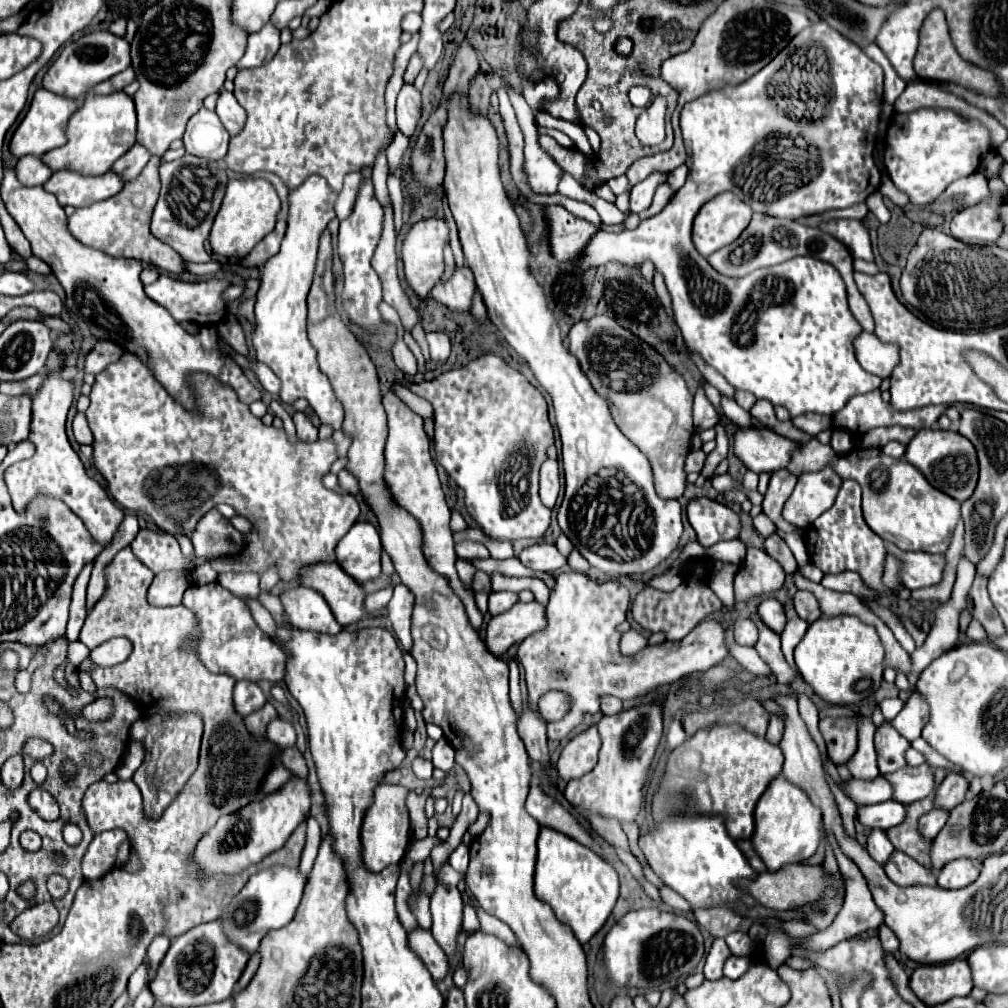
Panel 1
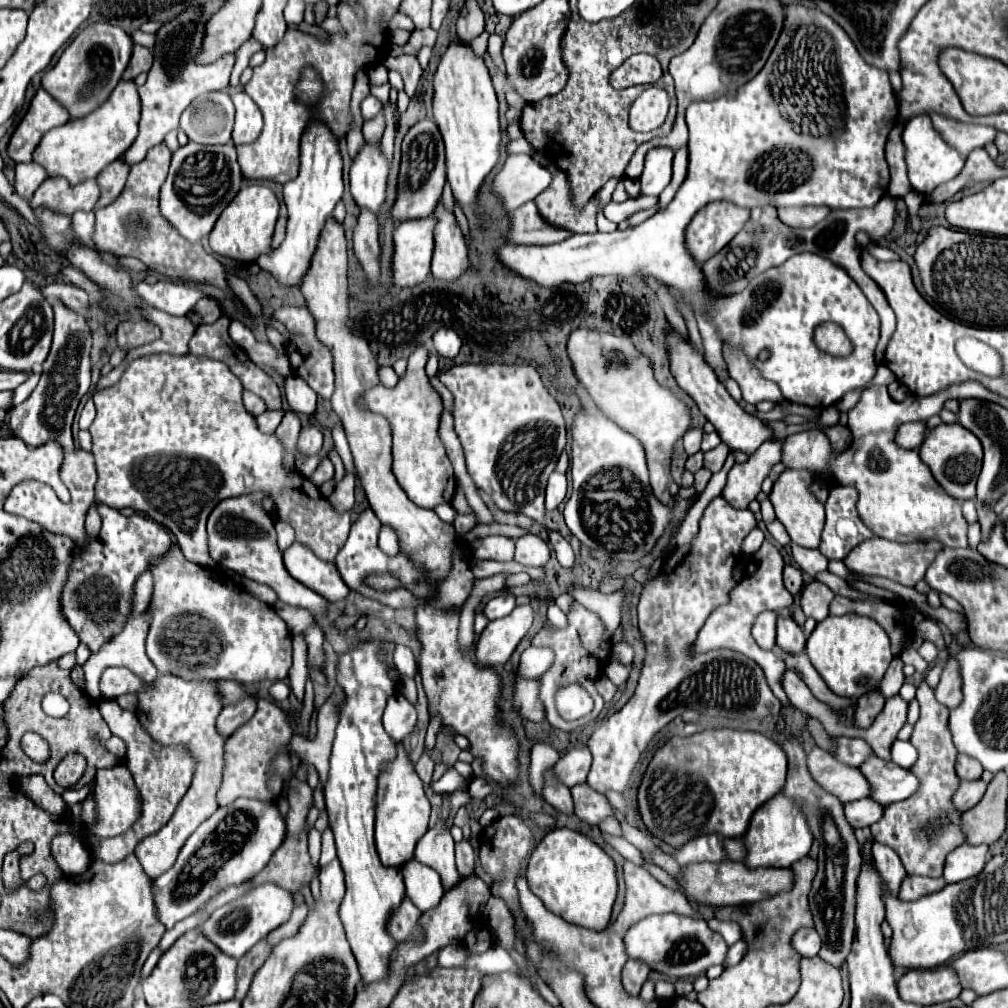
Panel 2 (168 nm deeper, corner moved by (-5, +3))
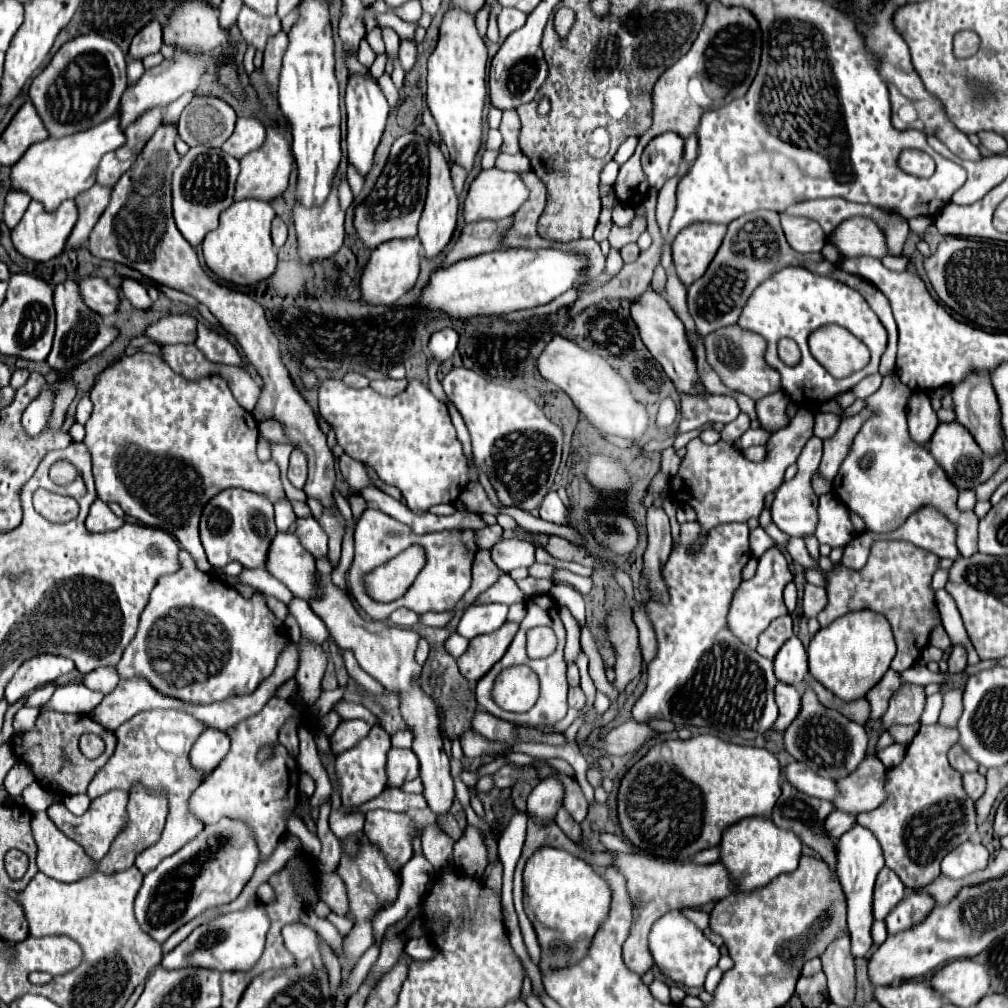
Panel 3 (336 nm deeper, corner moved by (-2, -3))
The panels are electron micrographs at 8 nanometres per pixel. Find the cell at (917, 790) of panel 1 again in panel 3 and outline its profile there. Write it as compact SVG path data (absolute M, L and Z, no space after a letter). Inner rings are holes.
M867 755L855 773L837 781L839 793L833 799L833 807L853 815L875 809L877 805L881 805L885 797L883 781L885 781L883 763L873 755Z

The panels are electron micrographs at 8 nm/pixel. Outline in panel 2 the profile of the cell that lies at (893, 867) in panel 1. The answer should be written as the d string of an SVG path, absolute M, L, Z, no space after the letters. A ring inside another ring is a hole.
M906 875L902 885L900 885L900 899L918 899L922 895L934 893L938 889L942 889L946 885L946 881L942 877L932 879L932 877L922 877L922 875Z

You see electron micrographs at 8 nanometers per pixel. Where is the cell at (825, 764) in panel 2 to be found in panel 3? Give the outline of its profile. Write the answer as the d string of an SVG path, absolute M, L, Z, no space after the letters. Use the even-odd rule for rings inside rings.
M795 761L789 763L785 767L785 779L799 789L801 793L807 793L811 797L819 797L819 799L829 799L833 801L837 789L835 789L835 781L831 779L823 779L817 773L811 773L811 769L807 769L807 765Z

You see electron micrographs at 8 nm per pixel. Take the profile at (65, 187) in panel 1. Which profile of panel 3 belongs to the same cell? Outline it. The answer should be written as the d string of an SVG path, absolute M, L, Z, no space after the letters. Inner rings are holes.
M31 201L23 219L19 221L19 225L11 231L11 241L13 241L13 247L27 259L33 259L33 261L49 261L53 257L57 257L65 243L67 243L67 237L75 225L75 201L65 201L61 203L61 207L53 213L47 213L43 211L43 207L37 203L37 201Z

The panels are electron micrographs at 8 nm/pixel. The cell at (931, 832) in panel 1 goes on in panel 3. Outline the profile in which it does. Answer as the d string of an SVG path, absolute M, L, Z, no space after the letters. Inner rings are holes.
M977 771L965 773L965 775L963 775L963 785L965 785L967 795L969 795L973 801L977 801L977 799L983 795L983 791L985 791L985 777L983 777L981 773L977 773Z

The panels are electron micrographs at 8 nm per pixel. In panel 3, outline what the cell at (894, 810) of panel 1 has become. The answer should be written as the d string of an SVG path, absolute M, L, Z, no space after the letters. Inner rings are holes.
M835 809L835 811L829 813L827 821L823 823L823 829L825 829L825 833L827 833L829 837L837 839L837 837L841 837L847 829L851 829L851 825L853 825L855 821L857 821L855 815L851 815L851 813L839 813L839 811Z

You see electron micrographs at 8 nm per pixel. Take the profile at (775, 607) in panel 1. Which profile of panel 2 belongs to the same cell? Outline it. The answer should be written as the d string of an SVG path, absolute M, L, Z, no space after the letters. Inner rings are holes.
M778 617L776 621L776 645L782 651L804 651L806 635L790 617Z

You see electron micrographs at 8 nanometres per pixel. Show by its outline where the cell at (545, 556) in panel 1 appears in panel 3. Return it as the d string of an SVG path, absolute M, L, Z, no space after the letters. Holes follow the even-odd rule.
M501 539L491 547L493 563L509 573L517 567L531 567L535 563L535 547L521 539Z

